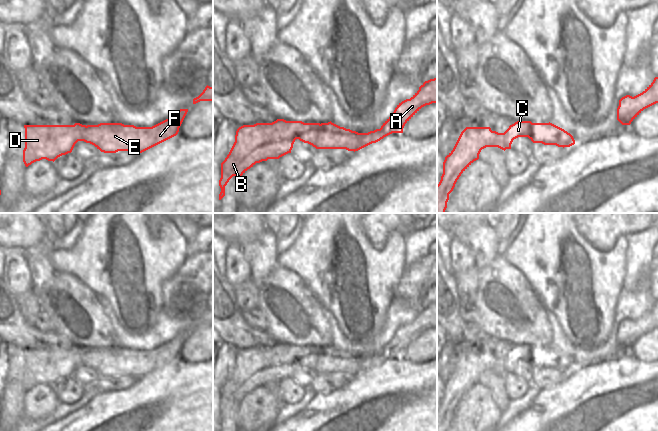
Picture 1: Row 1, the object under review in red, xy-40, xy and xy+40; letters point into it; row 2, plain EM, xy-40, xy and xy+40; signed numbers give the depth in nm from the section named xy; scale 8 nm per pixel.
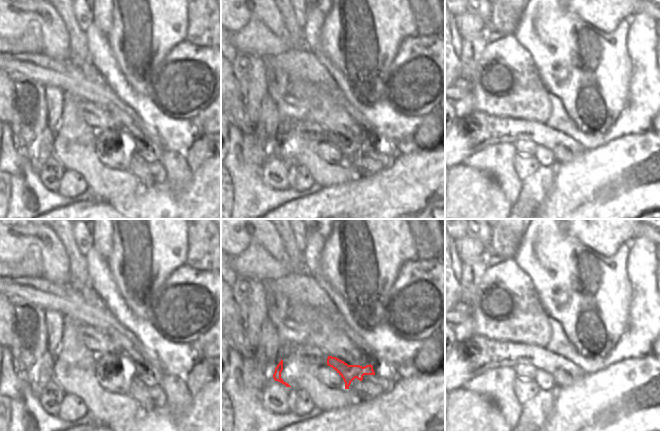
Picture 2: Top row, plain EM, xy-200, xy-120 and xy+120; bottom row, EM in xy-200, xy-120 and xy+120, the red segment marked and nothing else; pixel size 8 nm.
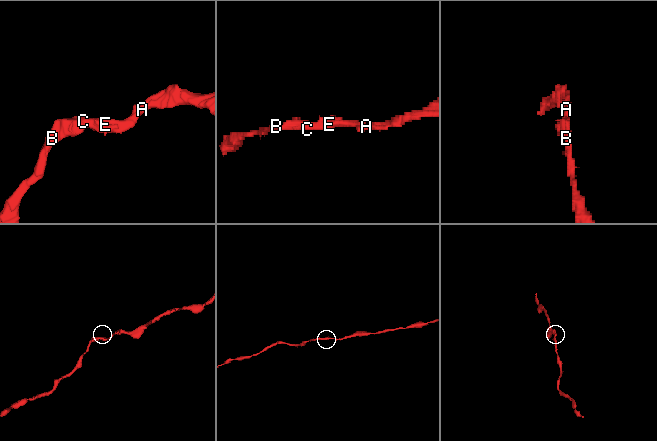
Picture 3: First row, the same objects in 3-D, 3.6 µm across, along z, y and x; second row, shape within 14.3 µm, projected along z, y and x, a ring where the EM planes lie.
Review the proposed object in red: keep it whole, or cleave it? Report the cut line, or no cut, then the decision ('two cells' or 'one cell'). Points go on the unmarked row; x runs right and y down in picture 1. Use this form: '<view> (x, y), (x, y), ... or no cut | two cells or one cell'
no cut | one cell

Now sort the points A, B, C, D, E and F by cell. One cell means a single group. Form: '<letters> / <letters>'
A B C D E F

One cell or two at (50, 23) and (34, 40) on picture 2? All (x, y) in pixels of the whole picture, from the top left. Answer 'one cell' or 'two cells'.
two cells

